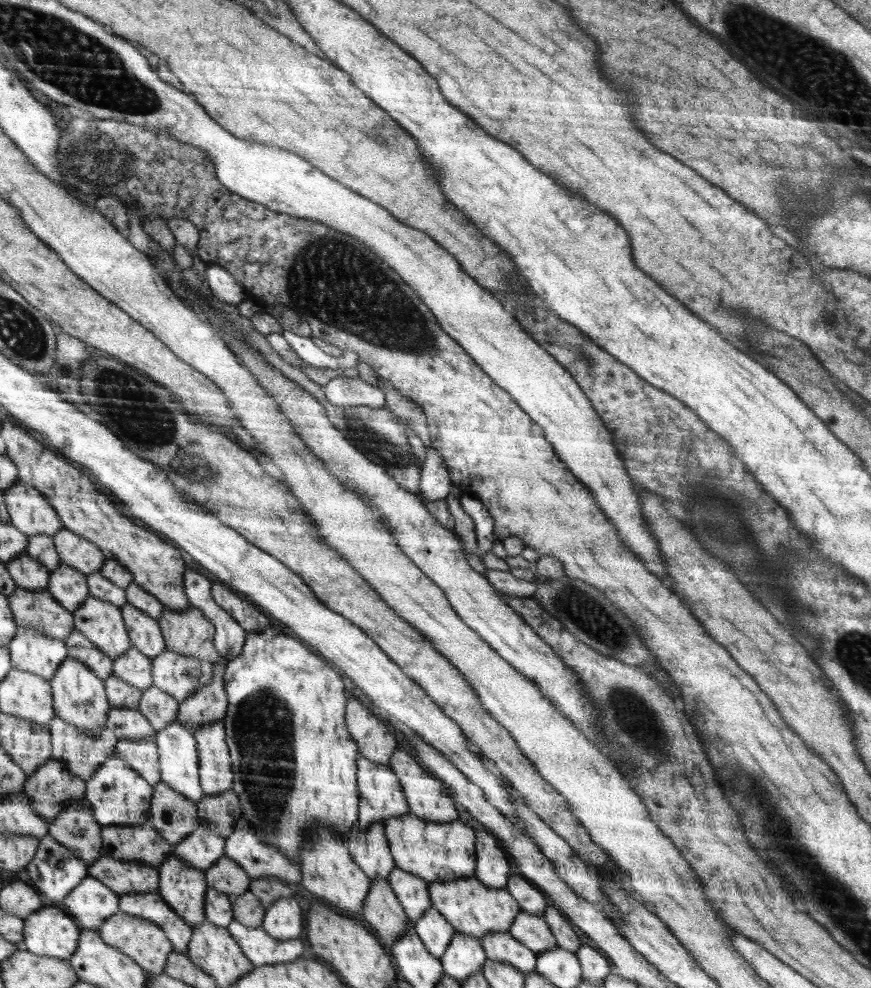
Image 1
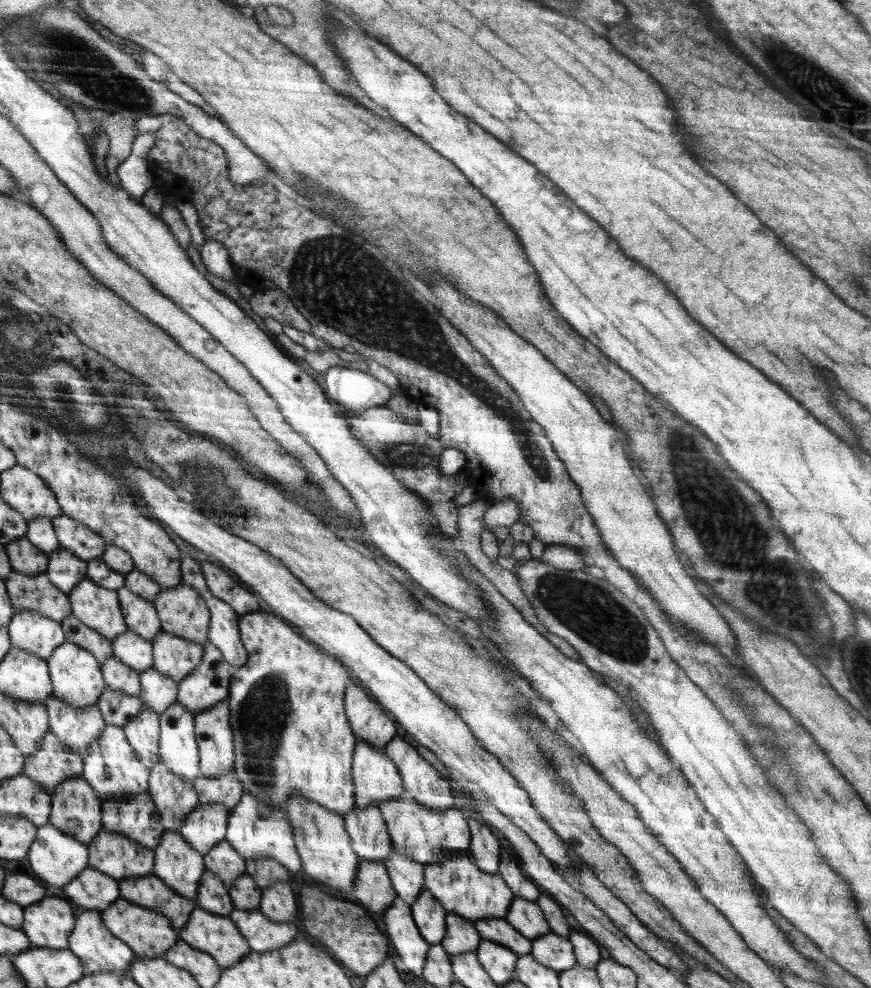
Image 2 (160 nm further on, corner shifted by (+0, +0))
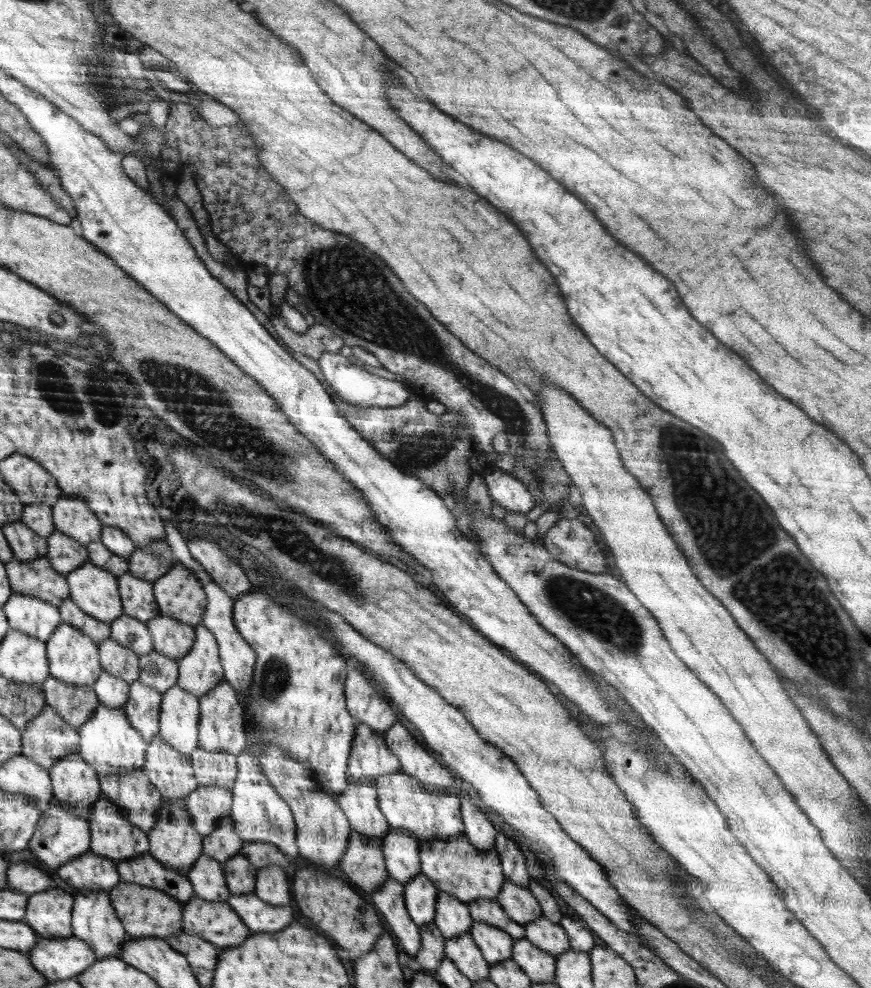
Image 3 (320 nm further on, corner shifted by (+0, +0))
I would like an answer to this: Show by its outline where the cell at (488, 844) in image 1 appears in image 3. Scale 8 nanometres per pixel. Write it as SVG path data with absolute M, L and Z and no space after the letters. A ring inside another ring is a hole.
M466 785L460 786L465 793L462 800L462 817L465 834L477 849L490 850L495 845L497 831L486 815L476 806L476 801L470 799L471 791Z

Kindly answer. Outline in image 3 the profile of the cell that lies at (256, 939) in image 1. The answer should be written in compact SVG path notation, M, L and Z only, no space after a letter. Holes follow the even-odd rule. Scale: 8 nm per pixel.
M255 893L237 895L231 894L227 903L242 917L244 924L256 932L278 932L292 922L290 905L271 905L260 900Z

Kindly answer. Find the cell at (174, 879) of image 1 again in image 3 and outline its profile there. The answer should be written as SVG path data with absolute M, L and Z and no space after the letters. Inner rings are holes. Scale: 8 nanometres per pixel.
M185 799L178 803L163 802L160 808L158 822L155 824L150 837L150 854L160 861L164 868L186 875L203 853L203 838L194 828L193 818L187 809Z

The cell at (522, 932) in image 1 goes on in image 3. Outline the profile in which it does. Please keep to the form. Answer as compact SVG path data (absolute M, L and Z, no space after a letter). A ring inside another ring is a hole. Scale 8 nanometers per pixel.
M504 881L497 901L502 905L504 912L521 925L535 922L543 916L542 906L531 889L521 887L512 881Z

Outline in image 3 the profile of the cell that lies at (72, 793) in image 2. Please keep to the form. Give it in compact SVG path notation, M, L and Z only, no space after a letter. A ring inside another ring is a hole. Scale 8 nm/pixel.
M76 753L60 759L49 772L60 807L91 820L102 792L98 774L91 764Z

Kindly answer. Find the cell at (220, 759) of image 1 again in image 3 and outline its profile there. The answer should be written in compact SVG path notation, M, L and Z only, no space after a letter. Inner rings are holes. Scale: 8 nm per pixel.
M227 682L220 683L212 692L199 697L201 718L199 719L198 748L206 752L229 752L238 756L247 748L247 728L244 720L244 708L240 704L237 691Z

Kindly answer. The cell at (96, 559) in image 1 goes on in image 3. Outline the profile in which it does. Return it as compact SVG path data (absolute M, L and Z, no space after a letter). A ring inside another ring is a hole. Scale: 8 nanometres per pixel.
M63 494L51 507L54 509L55 530L64 532L86 548L101 540L104 526L84 499Z

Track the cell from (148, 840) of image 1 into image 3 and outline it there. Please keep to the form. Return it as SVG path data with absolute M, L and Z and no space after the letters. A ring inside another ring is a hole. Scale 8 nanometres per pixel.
M140 770L132 771L131 774L126 775L98 775L98 777L103 798L106 798L111 804L118 805L124 811L123 815L132 824L150 834L158 822L160 808L163 807L163 798L159 789L151 783L147 773L144 770Z

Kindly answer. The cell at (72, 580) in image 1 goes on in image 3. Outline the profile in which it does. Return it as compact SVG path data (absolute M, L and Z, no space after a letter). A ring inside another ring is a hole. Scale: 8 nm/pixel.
M55 530L55 533L48 538L47 549L46 558L51 562L51 567L65 577L90 560L87 548L60 530Z

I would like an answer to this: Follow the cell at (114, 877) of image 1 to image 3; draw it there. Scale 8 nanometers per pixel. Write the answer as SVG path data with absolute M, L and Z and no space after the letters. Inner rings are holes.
M103 792L100 796L101 799L94 807L92 819L90 820L92 852L111 860L116 866L122 862L138 858L140 855L148 854L150 852L150 837L148 834L132 824L123 815L124 811L118 805L111 804L110 801L103 798Z

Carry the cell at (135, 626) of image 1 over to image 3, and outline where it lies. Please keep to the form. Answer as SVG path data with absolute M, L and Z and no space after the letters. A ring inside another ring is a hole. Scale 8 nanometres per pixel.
M128 571L118 577L123 612L146 624L159 615L159 603L155 601L154 585L136 577Z

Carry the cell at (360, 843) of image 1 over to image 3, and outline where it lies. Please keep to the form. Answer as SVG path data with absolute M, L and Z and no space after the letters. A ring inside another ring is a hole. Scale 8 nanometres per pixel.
M372 783L349 784L338 804L346 813L352 830L373 839L382 839L390 829L386 817L380 810L377 791Z

